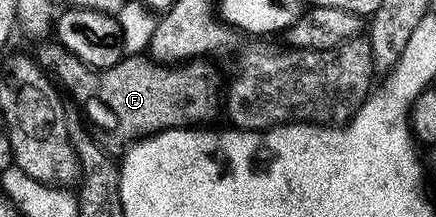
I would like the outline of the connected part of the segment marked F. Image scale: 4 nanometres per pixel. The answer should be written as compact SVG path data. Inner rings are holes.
M55 40L46 44L39 44L33 50L33 57L40 66L46 68L62 85L67 85L66 93L79 98L83 110L87 113L86 121L96 131L104 130L115 138L120 138L123 144L138 142L140 138L147 138L150 134L160 134L163 130L176 128L195 128L200 124L207 124L215 113L221 110L221 86L219 90L219 74L210 66L207 60L188 60L182 64L164 64L152 60L147 56L124 56L112 67L95 69L83 63L66 47Z

